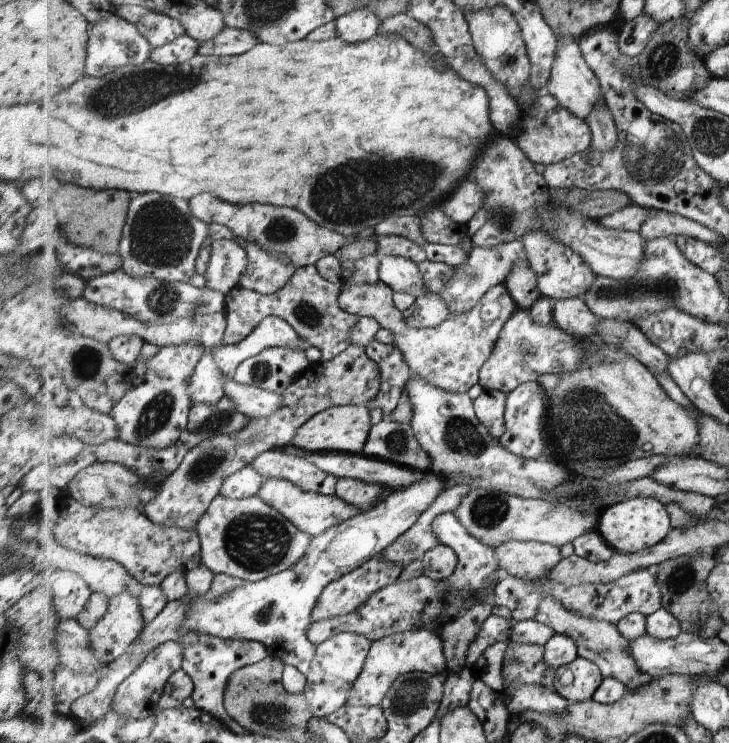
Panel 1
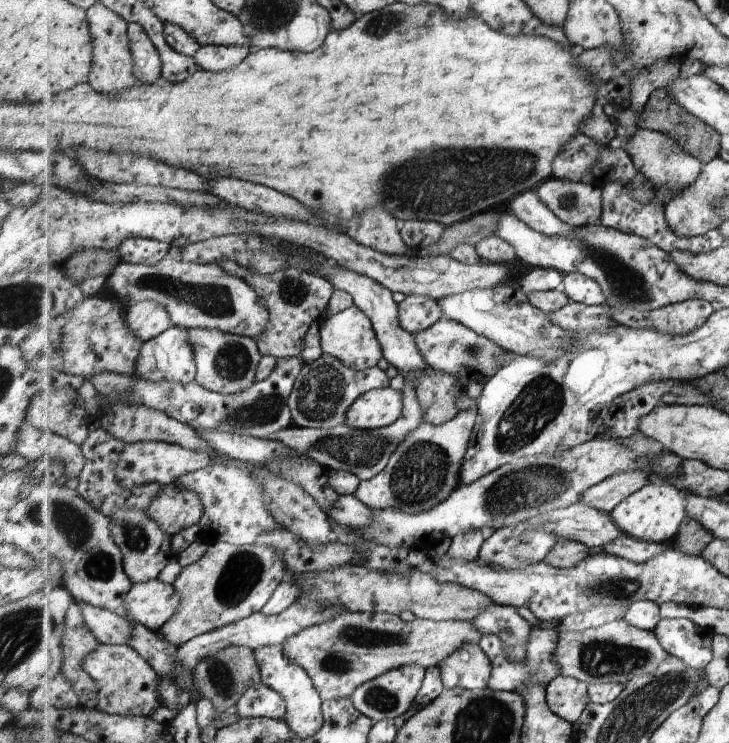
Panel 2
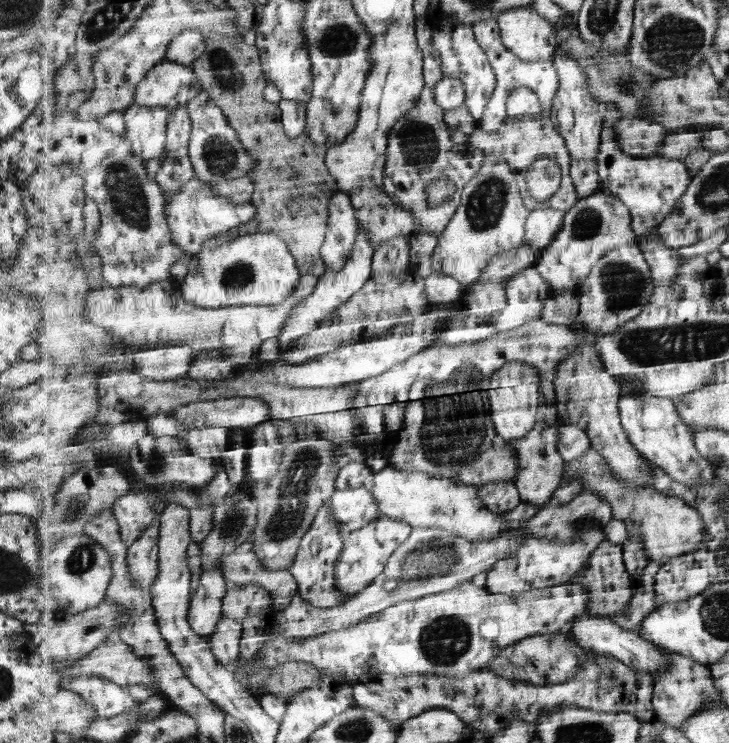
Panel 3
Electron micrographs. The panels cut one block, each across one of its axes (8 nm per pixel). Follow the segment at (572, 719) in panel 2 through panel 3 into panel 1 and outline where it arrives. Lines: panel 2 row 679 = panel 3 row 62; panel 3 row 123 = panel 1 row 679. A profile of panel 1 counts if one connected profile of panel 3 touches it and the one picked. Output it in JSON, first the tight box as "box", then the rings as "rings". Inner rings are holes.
{"box":[555,655,604,703],"rings":[[[580,655],[556,672],[555,691],[572,703],[593,699],[604,679],[599,665]]]}

